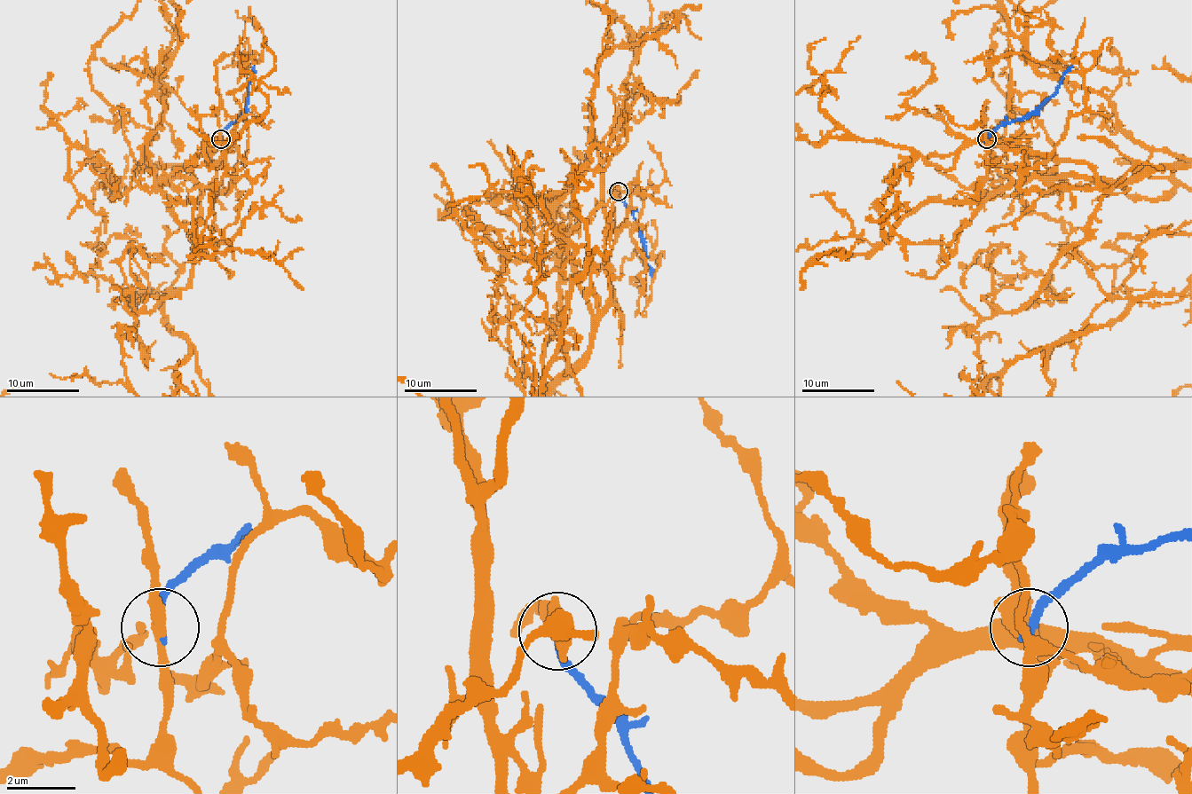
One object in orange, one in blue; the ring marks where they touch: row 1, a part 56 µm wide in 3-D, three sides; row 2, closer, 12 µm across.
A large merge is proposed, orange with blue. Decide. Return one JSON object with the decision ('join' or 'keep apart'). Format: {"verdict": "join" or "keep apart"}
{"verdict": "keep apart"}

